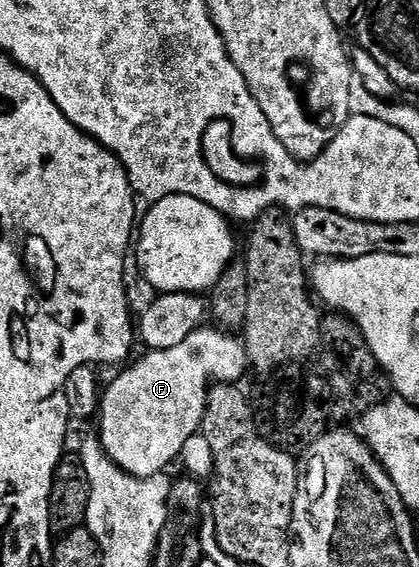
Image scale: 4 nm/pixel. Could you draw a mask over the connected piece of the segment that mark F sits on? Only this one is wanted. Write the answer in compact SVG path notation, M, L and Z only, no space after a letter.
M203 326L188 334L180 346L172 346L172 350L147 351L143 360L136 361L131 368L124 369L110 385L105 385L96 417L96 435L102 441L102 449L110 461L121 472L148 478L165 473L166 467L179 459L184 442L200 432L206 409L206 393L212 385L215 382L232 384L241 381L241 376L248 372L246 345L234 336L237 335L217 326Z

